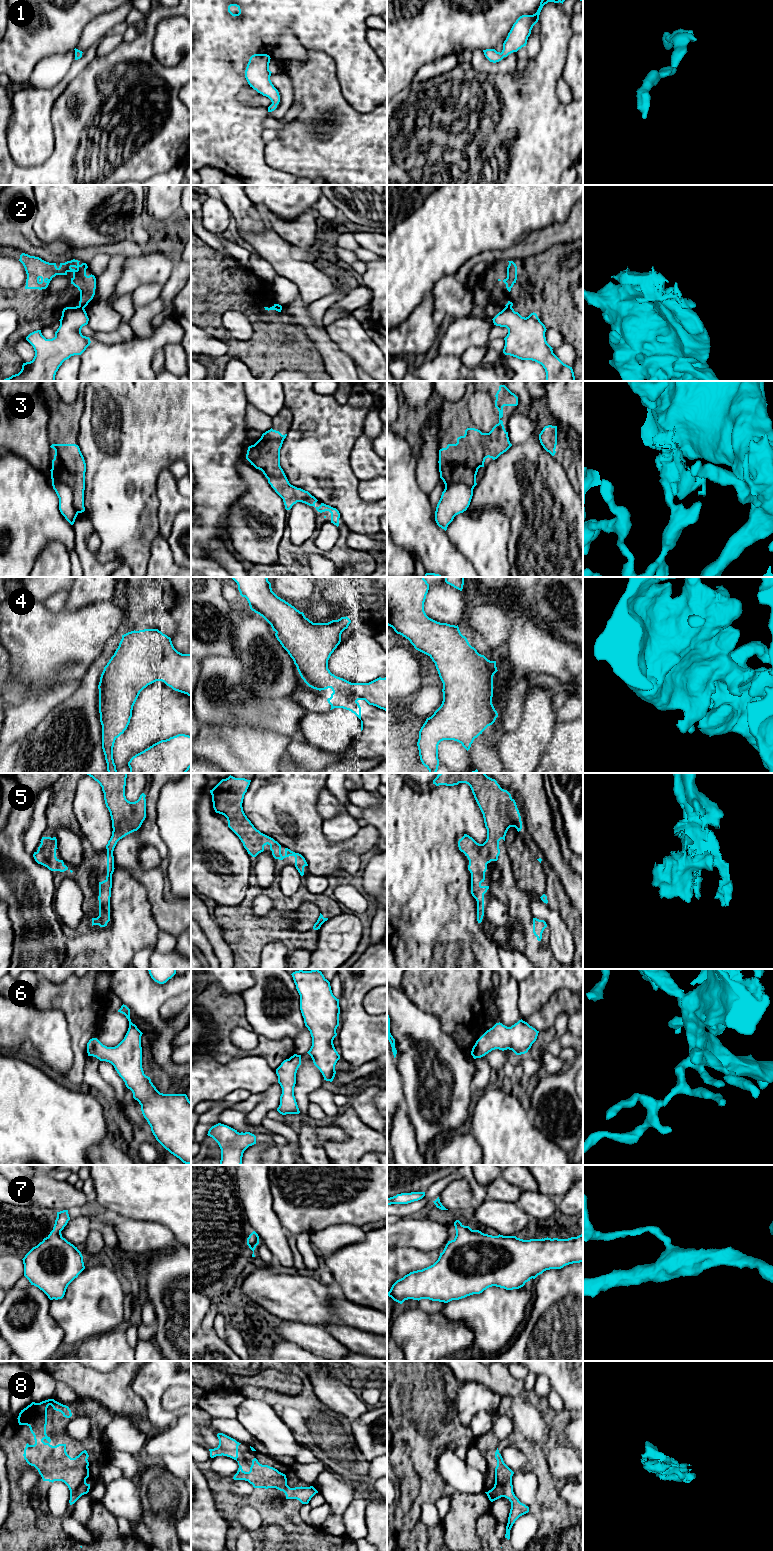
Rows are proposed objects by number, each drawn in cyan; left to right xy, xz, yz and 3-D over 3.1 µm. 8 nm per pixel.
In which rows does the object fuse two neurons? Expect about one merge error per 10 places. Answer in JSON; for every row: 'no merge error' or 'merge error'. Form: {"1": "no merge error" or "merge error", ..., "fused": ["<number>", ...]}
{"1": "no merge error", "2": "merge error", "3": "merge error", "4": "no merge error", "5": "no merge error", "6": "no merge error", "7": "no merge error", "8": "no merge error", "fused": ["2", "3"]}

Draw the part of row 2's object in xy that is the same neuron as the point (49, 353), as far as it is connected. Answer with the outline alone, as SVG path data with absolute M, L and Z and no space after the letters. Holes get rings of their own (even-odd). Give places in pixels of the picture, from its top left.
M79 306L66 307L59 321L60 326L52 339L46 339L41 330L26 337L35 351L33 360L23 363L18 374L3 381L55 381L56 372L62 363L86 350L91 341L81 333L82 327L89 321L85 309Z

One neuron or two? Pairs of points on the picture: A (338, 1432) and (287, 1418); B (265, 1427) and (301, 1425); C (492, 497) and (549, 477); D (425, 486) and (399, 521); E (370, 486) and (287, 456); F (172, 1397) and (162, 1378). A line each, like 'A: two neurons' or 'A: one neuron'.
A: one neuron
B: two neurons
C: one neuron
D: two neurons
E: two neurons
F: two neurons

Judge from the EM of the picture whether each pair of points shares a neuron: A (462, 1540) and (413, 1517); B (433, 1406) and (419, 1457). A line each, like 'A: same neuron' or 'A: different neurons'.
A: same neuron
B: same neuron

